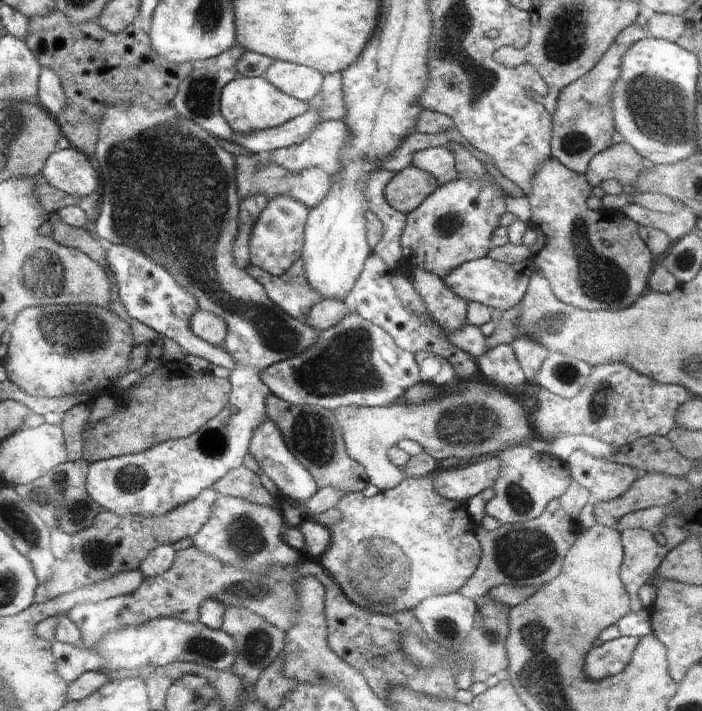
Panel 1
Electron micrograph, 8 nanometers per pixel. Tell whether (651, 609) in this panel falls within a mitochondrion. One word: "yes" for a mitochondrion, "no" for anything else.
no

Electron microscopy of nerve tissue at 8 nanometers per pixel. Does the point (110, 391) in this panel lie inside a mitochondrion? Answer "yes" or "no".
no

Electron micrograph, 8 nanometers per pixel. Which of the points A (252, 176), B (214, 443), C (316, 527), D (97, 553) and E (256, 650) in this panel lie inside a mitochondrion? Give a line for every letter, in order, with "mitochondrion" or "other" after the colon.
A: mitochondrion
B: mitochondrion
C: other
D: mitochondrion
E: mitochondrion

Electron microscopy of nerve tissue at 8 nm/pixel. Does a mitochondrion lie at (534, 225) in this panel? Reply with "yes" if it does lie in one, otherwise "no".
no

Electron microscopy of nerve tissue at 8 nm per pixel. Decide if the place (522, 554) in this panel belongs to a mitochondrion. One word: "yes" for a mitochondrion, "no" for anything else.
yes

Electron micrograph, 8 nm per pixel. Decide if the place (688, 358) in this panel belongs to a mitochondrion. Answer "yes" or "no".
yes

